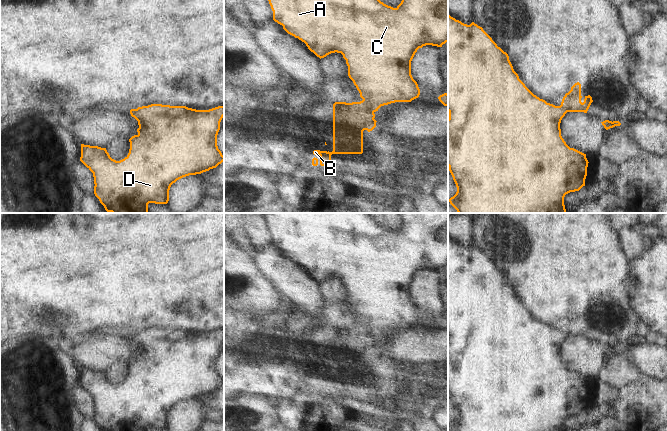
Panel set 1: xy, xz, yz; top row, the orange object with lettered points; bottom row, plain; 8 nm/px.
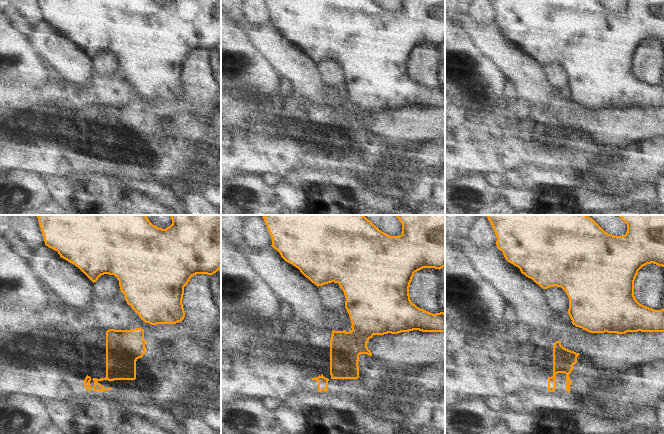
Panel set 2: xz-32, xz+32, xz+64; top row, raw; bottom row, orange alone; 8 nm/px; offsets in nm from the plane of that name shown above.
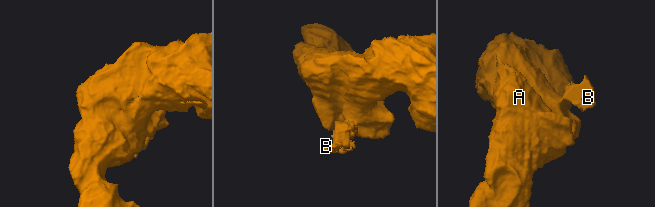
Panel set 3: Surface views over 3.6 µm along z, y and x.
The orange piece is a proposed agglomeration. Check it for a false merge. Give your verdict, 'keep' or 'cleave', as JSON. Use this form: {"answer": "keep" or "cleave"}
{"answer": "cleave"}

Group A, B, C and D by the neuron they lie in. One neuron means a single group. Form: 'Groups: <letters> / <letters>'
Groups: A C D / B

